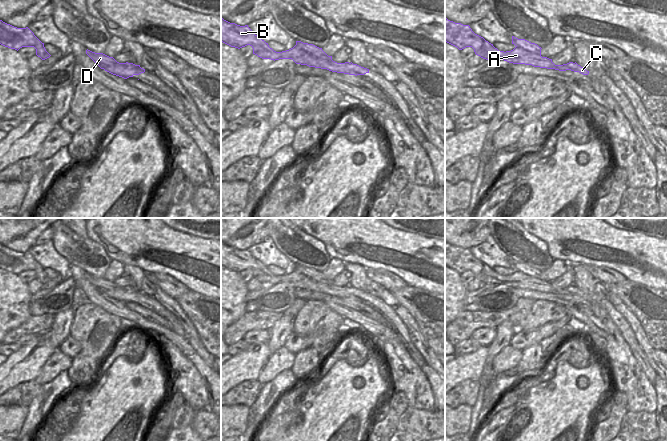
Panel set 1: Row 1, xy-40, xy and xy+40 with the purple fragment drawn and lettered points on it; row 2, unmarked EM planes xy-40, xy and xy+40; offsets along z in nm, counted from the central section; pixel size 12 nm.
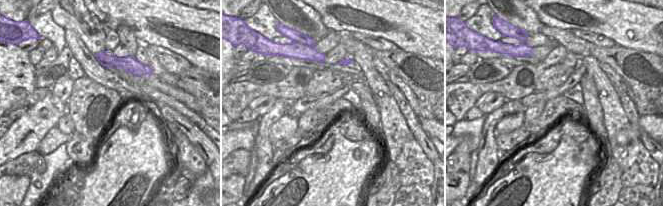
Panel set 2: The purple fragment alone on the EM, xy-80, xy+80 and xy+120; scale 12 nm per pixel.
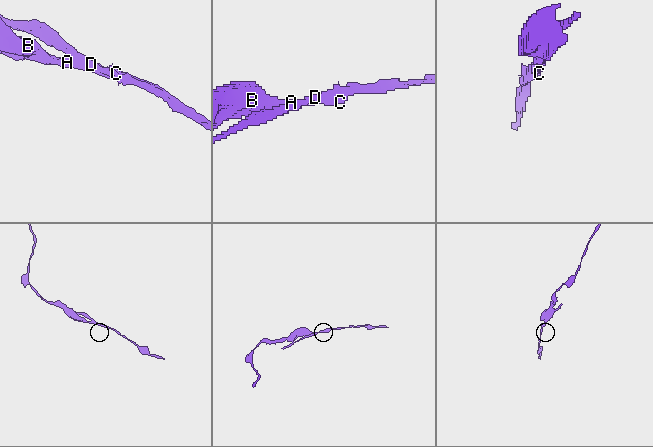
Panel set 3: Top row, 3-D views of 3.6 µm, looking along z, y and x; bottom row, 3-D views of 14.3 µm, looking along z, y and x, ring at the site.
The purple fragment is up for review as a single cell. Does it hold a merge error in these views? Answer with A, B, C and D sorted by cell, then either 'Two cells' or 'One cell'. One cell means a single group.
Groups: A B C / D. Two cells

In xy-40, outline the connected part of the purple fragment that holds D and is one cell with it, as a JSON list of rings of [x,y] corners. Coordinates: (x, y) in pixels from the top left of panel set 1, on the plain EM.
[[[86,274],[86,278],[96,287],[96,288],[103,288],[107,289],[110,292],[117,288],[118,286],[113,282],[109,281],[103,277],[95,277],[90,274]]]

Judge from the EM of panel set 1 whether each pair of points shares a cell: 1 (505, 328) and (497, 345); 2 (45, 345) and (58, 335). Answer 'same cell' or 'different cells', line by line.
1: same cell
2: different cells

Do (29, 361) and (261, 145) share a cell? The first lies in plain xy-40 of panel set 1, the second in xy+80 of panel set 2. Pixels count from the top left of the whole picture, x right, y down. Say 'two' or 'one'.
two

